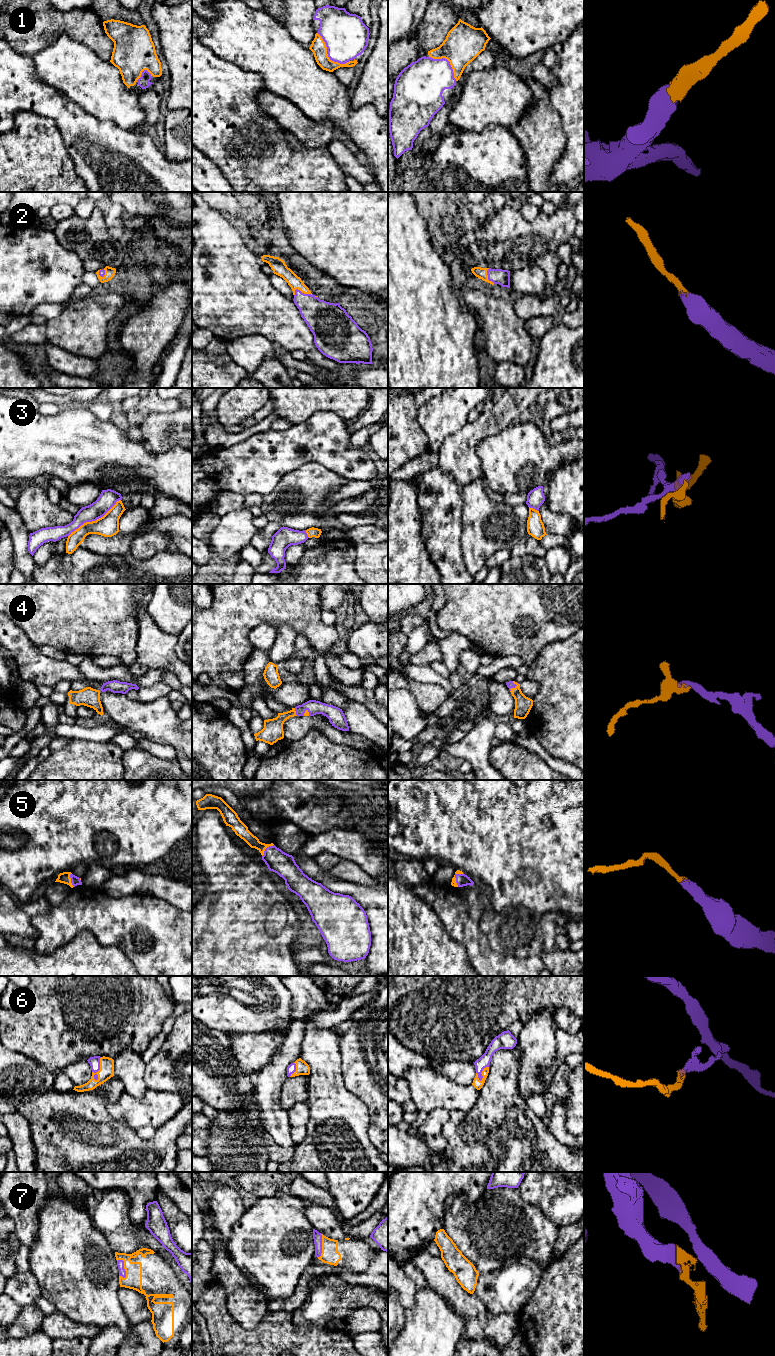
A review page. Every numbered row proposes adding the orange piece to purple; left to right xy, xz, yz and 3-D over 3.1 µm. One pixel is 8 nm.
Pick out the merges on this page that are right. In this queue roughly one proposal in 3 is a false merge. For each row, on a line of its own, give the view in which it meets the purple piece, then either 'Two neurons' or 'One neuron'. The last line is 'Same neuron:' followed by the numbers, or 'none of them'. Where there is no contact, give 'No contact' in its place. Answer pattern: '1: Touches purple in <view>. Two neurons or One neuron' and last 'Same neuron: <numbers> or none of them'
1: Touches purple in xz. One neuron
2: Touches purple in xz. One neuron
3: Touches purple in xy. Two neurons
4: Touches purple in xz. One neuron
5: Touches purple in xz. One neuron
6: Touches purple in xy. One neuron
7: Touches purple in xy. One neuron
Same neuron: 1, 2, 4, 5, 6, 7

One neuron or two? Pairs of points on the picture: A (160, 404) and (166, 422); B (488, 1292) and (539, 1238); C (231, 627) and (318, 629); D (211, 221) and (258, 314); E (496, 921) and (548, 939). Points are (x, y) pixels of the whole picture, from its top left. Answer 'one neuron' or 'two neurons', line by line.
A: two neurons
B: two neurons
C: one neuron
D: one neuron
E: one neuron

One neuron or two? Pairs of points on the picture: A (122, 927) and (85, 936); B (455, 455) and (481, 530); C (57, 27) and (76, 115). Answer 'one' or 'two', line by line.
A: two
B: two
C: two

